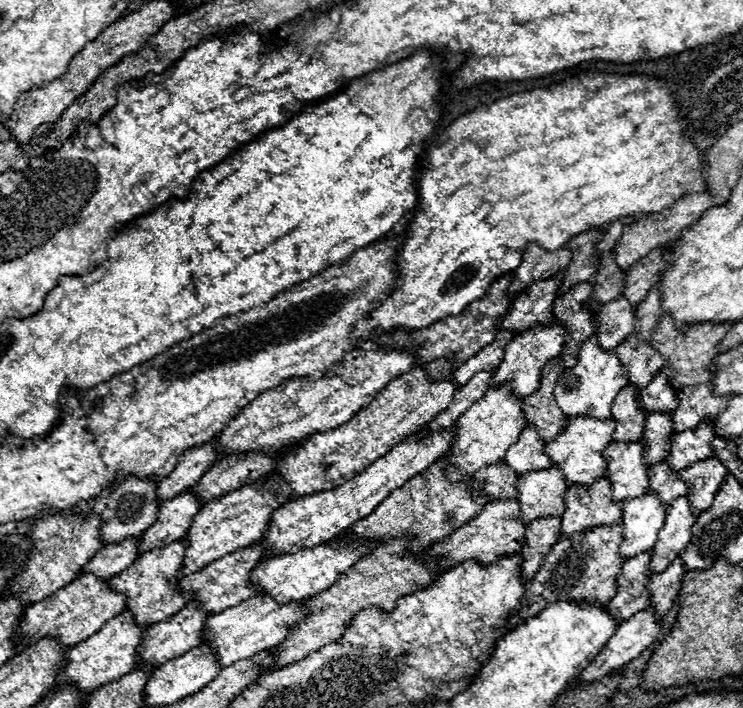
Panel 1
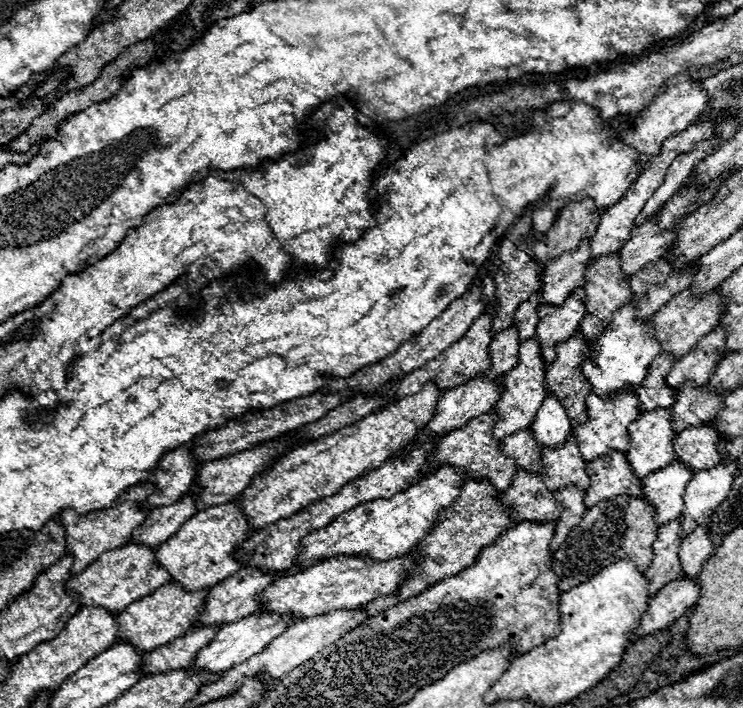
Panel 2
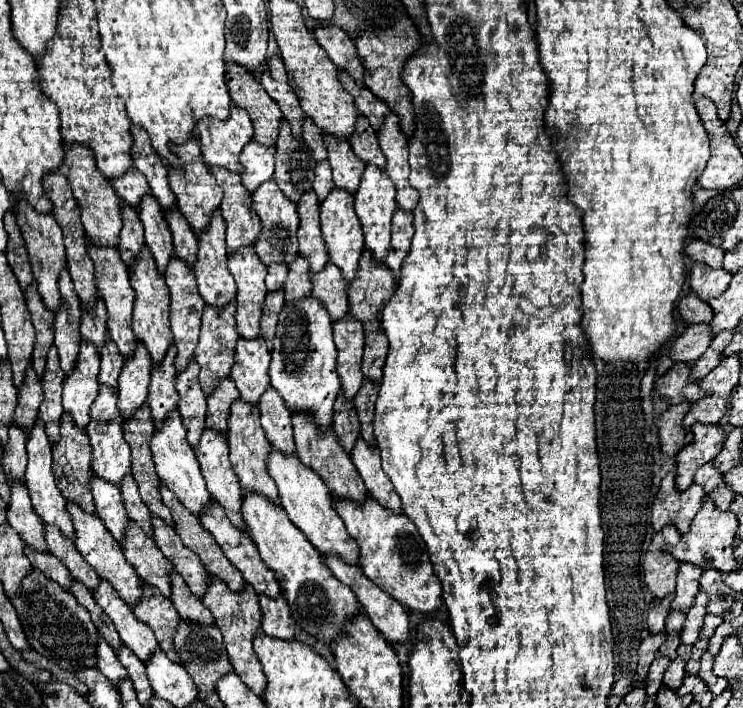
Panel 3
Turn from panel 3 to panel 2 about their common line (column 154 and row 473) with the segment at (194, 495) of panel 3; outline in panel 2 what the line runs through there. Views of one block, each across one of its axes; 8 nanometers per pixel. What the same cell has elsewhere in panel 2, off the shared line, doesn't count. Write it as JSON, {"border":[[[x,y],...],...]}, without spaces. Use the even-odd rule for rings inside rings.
{"border":[[[440,466],[430,476],[424,476],[414,486],[386,500],[370,500],[358,508],[352,508],[350,512],[344,512],[338,516],[338,520],[334,520],[334,524],[330,524],[330,528],[312,532],[306,536],[306,540],[302,540],[304,550],[300,552],[298,562],[312,558],[338,558],[344,554],[368,554],[374,560],[388,560],[390,556],[408,552],[434,530],[440,510],[452,506],[460,496],[462,486],[466,484],[464,472],[468,470],[456,466]]]}

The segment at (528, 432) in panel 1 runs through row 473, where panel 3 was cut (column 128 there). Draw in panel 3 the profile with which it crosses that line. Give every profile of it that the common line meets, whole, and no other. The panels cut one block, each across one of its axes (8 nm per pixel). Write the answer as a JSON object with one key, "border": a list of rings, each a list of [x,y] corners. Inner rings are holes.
{"border":[[[92,478],[92,496],[94,496],[94,506],[98,518],[102,518],[104,526],[110,530],[110,534],[122,542],[130,524],[130,518],[126,514],[126,508],[122,506],[122,492],[118,486],[102,480],[102,478]]]}

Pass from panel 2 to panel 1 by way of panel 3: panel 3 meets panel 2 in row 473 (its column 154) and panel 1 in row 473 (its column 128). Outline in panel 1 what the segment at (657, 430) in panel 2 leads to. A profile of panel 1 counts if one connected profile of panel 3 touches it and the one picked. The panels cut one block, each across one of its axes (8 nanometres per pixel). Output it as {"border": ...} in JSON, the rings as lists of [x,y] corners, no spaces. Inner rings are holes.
{"border":[[[612,442],[604,450],[608,462],[606,476],[612,480],[614,500],[642,496],[648,490],[648,468],[644,464],[644,444],[638,442]]]}

